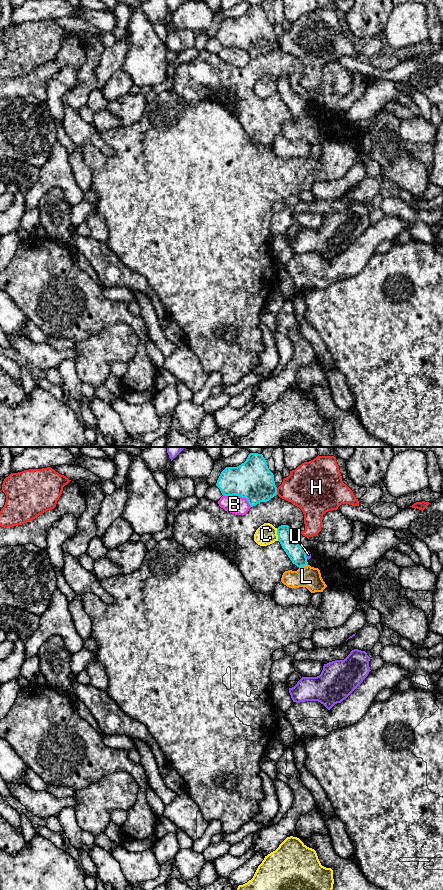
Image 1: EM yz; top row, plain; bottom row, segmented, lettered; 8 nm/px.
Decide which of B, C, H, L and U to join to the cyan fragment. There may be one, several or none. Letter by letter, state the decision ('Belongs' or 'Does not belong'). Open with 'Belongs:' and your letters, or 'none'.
Belongs: L
B: Does not belong
C: Does not belong
H: Does not belong
L: Belongs
U: Does not belong

